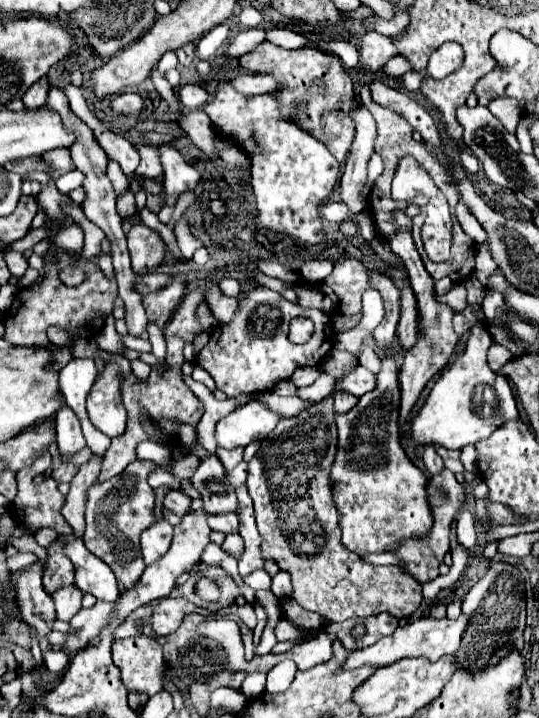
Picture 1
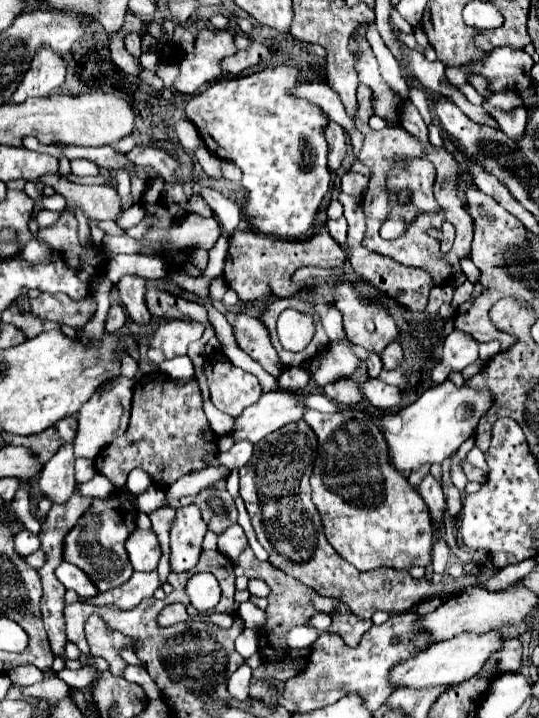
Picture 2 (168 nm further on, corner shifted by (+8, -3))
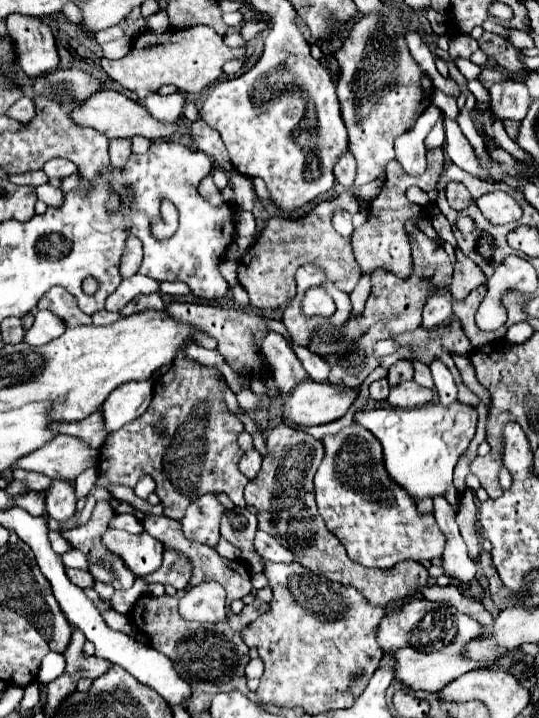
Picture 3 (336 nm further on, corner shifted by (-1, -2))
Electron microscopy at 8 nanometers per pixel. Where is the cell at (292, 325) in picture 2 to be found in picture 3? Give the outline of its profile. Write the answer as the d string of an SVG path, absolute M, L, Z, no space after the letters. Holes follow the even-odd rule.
M313 287L305 293L303 297L303 315L319 315L329 319L335 313L335 303L333 299L327 295L325 289L321 287Z

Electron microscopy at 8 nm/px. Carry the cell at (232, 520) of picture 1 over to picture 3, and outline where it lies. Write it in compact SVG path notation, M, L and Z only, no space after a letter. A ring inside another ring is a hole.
M263 531L255 533L253 539L253 547L255 553L261 555L263 559L271 559L271 561L281 561L281 563L293 563L293 555L291 551L287 551L285 547L281 547L273 535L267 535Z

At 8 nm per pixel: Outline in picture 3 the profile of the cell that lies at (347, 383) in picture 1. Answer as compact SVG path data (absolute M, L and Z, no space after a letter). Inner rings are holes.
M401 381L393 387L389 387L387 403L393 409L415 409L419 405L433 401L433 397L435 397L433 389L425 389L425 387L417 385L415 381Z

